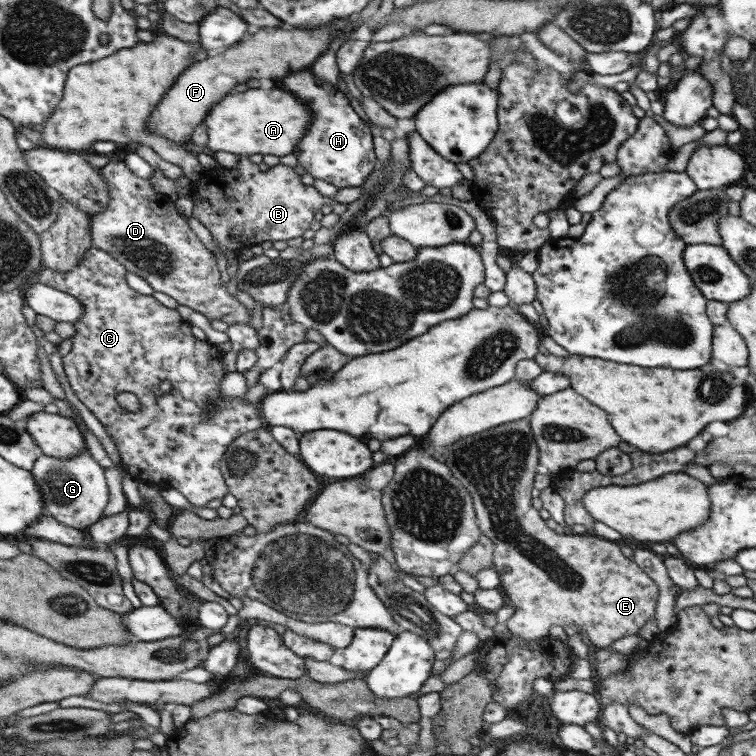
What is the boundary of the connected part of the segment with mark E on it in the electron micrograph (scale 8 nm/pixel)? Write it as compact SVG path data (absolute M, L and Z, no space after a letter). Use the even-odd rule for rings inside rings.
M519 419L467 436L440 451L442 463L470 493L478 529L493 543L491 567L498 574L498 588L514 607L513 614L505 621L508 632L535 642L547 638L549 626L573 626L577 634L586 634L593 646L605 649L622 636L636 634L654 615L658 586L632 559L623 557L619 543L592 533L560 533L545 525L531 505L529 493L538 464L536 446L527 419Z

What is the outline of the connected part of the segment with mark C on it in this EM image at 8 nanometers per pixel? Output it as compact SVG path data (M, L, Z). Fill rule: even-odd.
M89 247L86 252L82 254L82 259L79 259L78 263L71 270L54 271L48 268L41 268L39 272L33 276L32 281L39 281L41 284L59 289L61 292L66 292L69 296L74 296L82 304L82 315L73 323L75 331L69 337L71 341L70 350L61 357L63 372L65 373L65 377L67 377L67 384L71 387L73 394L103 425L103 429L105 429L107 436L111 439L111 442L115 445L119 453L119 463L127 472L132 474L133 479L139 482L150 481L160 486L175 488L175 490L178 490L185 499L187 499L187 502L191 504L193 508L204 508L205 504L209 501L213 499L221 500L228 492L228 488L219 470L220 460L227 446L231 444L235 438L247 432L265 427L259 410L260 402L249 404L247 401L244 402L244 396L239 398L222 398L219 393L219 382L226 374L226 370L220 362L221 352L207 341L197 340L190 331L190 325L179 316L176 309L167 308L161 305L151 295L146 296L139 294L131 289L125 283L125 277L123 277L125 276L125 272L126 270L123 266L110 254L97 248ZM122 392L128 392L136 396L140 405L137 412L127 412L127 410L123 410L121 406L118 406L115 401L115 396Z

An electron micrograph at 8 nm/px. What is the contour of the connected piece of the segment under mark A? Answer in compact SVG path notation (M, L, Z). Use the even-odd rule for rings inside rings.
M266 83L245 92L233 91L222 96L202 120L207 134L207 148L212 152L220 150L242 156L273 154L280 157L292 154L293 147L310 127L312 114L306 100L301 100L299 104L299 100L293 98L294 94L283 90L285 88Z

